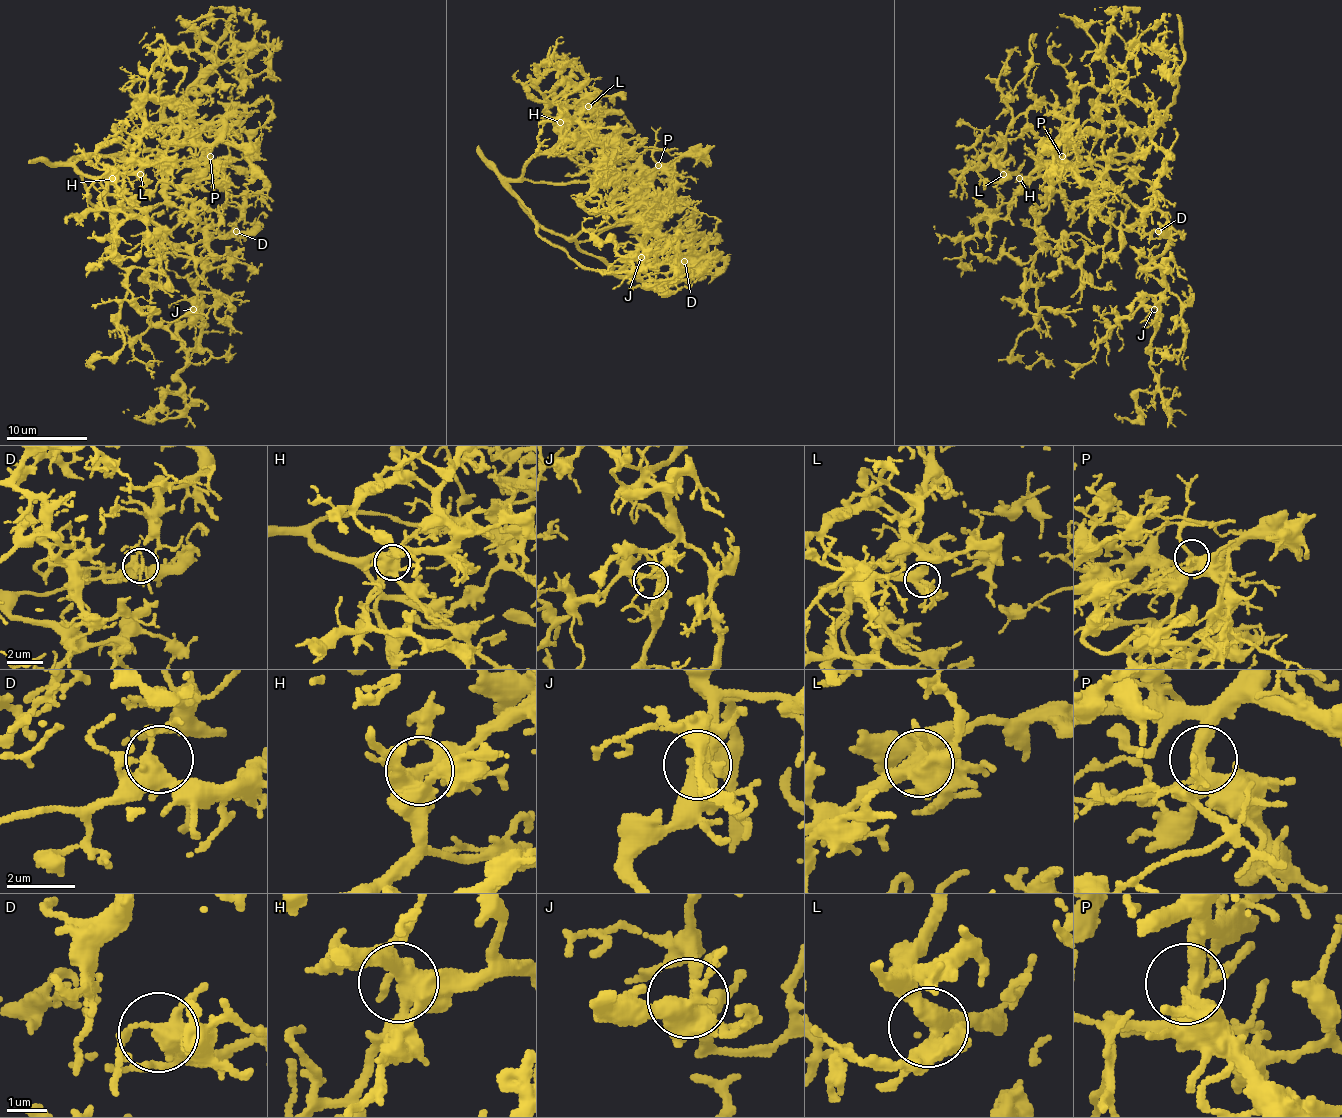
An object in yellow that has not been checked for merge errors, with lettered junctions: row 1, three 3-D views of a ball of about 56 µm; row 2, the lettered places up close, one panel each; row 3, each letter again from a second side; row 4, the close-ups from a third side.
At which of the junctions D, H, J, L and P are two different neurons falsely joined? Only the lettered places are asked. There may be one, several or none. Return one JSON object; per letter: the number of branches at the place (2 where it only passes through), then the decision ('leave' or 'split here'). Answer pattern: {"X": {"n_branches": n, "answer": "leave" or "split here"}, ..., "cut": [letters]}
{"D": {"n_branches": 5, "answer": "leave"}, "H": {"n_branches": 6, "answer": "leave"}, "J": {"n_branches": 5, "answer": "leave"}, "L": {"n_branches": 4, "answer": "leave"}, "P": {"n_branches": 5, "answer": "leave"}, "cut": []}

